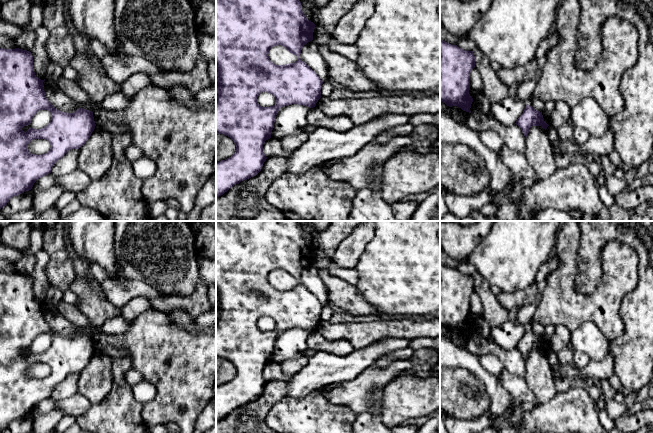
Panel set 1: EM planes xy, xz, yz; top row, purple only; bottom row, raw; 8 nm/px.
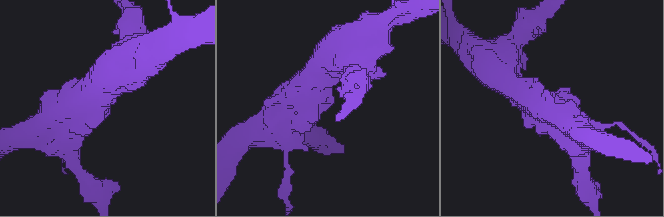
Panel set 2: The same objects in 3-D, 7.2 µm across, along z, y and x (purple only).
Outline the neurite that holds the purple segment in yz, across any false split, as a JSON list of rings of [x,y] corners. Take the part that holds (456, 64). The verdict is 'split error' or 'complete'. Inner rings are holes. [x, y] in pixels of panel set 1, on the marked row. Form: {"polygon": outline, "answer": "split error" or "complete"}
{"polygon": [[[440,40],[440,101],[469,112],[473,98],[469,94],[470,73],[475,67],[473,51]]], "answer": "complete"}

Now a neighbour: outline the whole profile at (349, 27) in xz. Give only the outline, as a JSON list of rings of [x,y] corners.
[[[360,0],[338,22],[331,35],[342,44],[355,44],[366,21],[372,15],[376,0]]]

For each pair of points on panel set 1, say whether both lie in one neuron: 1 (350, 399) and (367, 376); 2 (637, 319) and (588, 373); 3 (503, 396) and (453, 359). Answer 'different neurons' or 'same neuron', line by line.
1: same neuron
2: different neurons
3: same neuron

